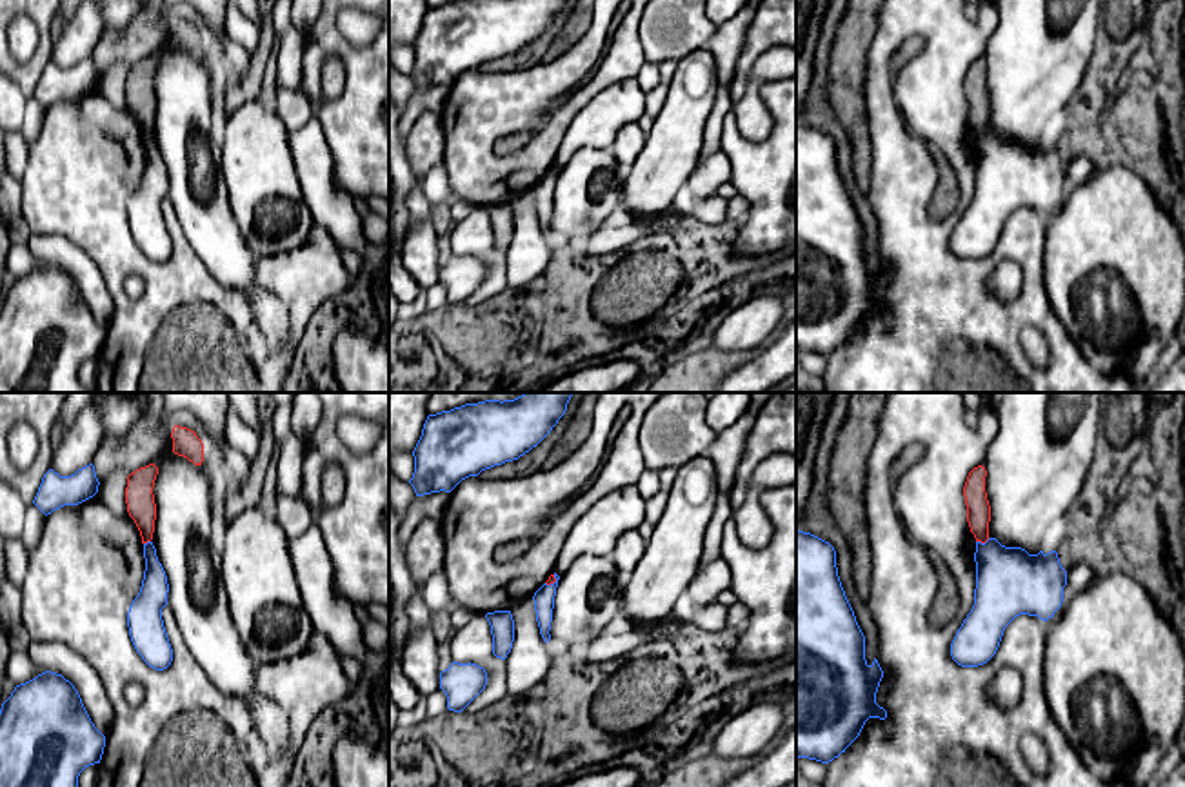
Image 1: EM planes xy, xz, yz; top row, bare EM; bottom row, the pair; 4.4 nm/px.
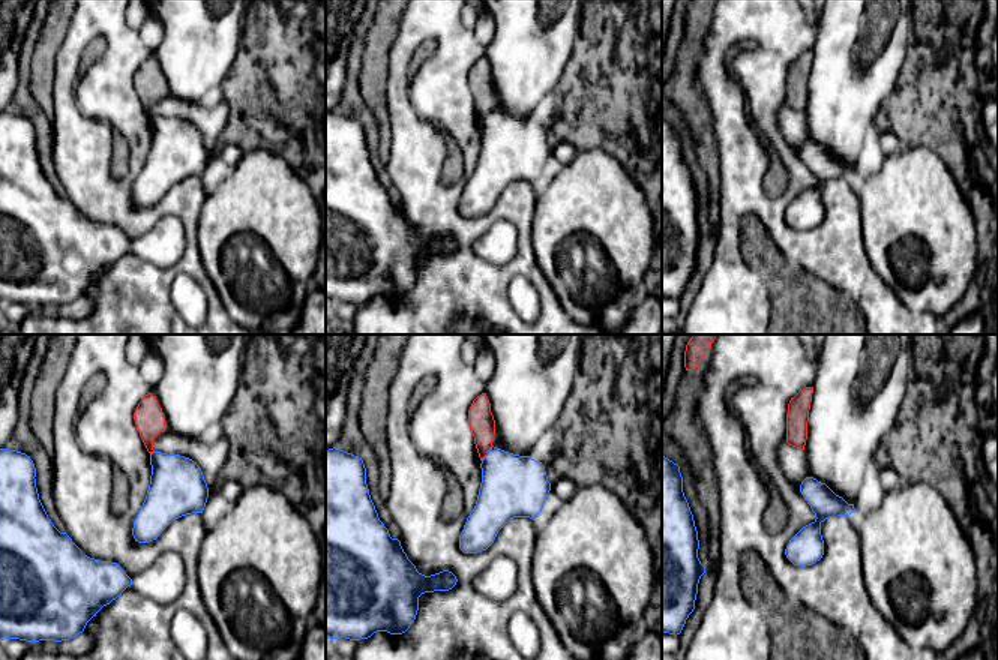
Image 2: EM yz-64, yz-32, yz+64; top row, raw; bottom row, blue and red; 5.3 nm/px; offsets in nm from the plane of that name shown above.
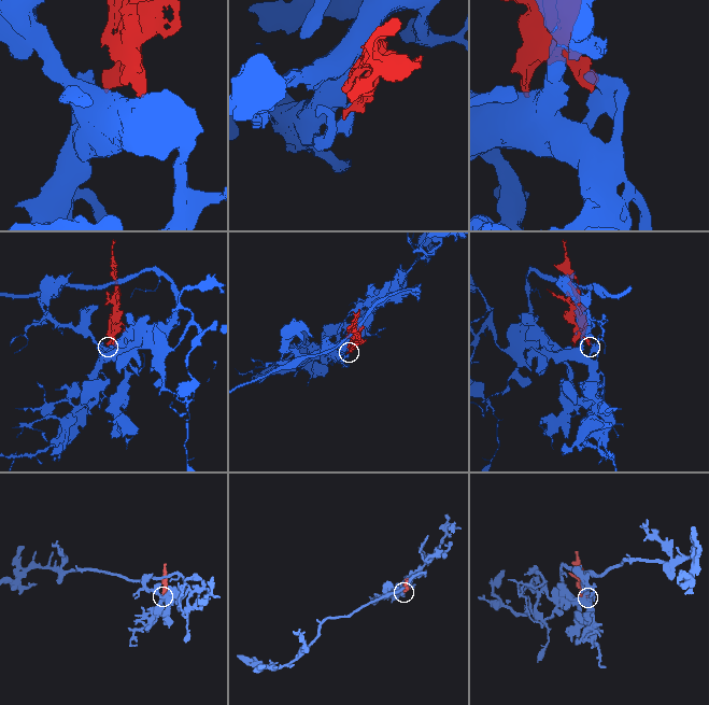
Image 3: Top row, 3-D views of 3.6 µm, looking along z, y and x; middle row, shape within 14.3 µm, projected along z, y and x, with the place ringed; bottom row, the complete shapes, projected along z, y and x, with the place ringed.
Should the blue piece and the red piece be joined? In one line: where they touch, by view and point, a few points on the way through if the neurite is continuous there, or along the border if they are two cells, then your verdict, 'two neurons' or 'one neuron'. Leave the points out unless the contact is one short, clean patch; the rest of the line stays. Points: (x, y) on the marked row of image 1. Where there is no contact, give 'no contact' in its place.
meets blue in yz at (980, 542); two neurons

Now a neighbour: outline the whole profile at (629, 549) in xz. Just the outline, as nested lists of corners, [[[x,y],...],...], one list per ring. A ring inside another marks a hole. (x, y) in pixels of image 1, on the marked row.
[[[638,531],[623,534],[614,551],[611,553],[612,562],[618,565],[620,573],[632,573],[643,556],[647,542]]]

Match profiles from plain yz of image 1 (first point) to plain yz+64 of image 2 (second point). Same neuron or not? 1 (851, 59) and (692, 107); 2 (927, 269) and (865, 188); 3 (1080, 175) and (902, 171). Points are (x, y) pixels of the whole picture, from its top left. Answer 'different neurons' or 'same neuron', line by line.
1: same neuron
2: different neurons
3: different neurons

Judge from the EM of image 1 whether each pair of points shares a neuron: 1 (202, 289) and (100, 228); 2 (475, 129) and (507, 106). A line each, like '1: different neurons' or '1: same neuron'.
1: same neuron
2: same neuron

